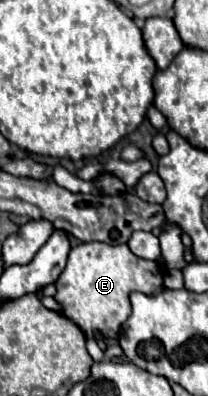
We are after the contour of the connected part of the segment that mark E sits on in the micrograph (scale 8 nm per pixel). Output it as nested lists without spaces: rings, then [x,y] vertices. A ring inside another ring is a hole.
[[[82,243],[74,247],[68,255],[68,263],[54,283],[58,293],[56,299],[64,307],[64,315],[72,319],[88,337],[96,331],[108,337],[118,337],[122,323],[130,317],[128,295],[140,291],[146,295],[156,295],[164,289],[162,285],[164,267],[156,261],[136,257],[128,245],[106,245],[106,243]]]

